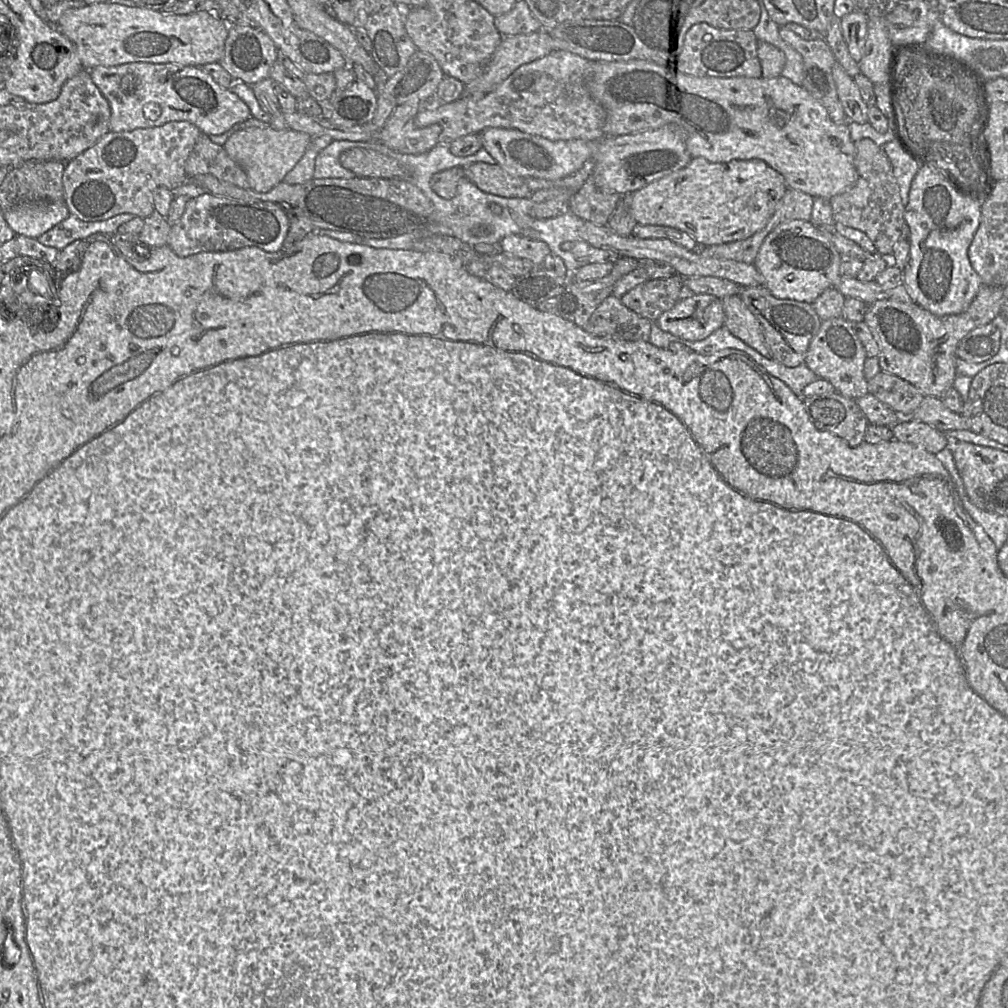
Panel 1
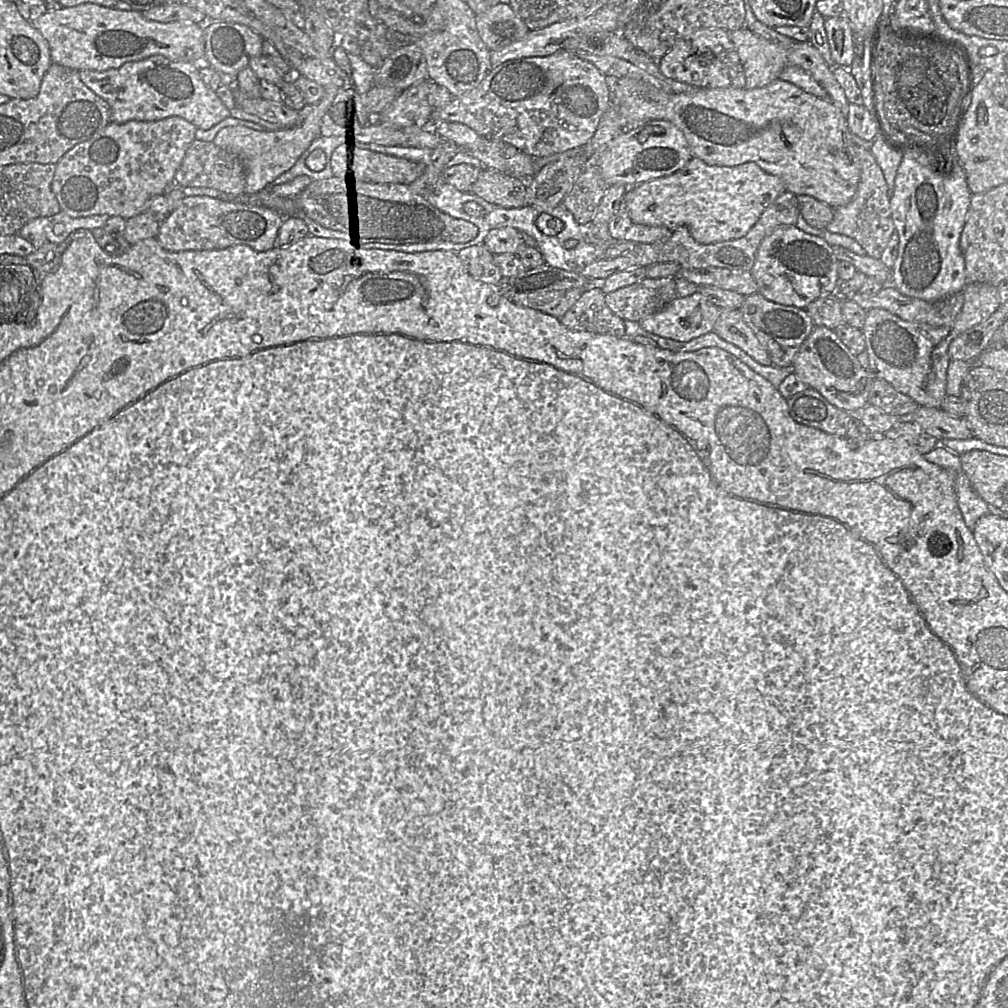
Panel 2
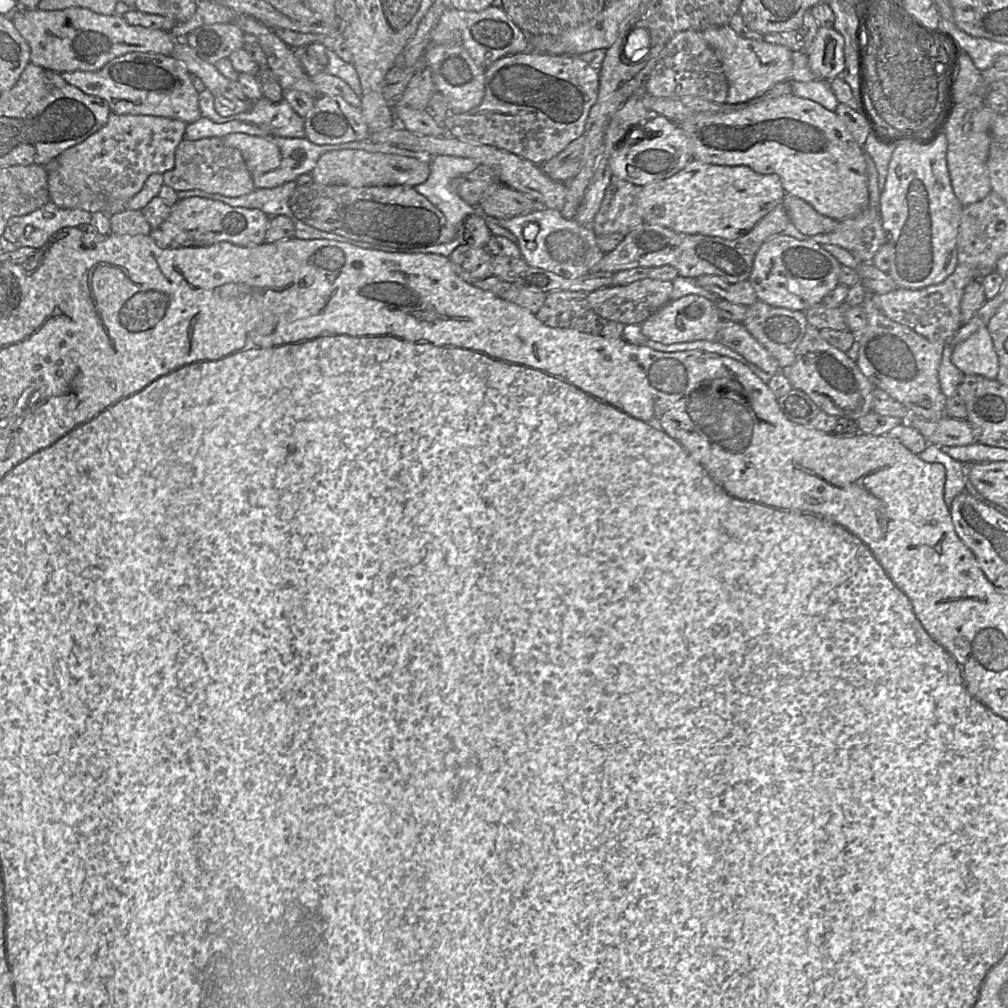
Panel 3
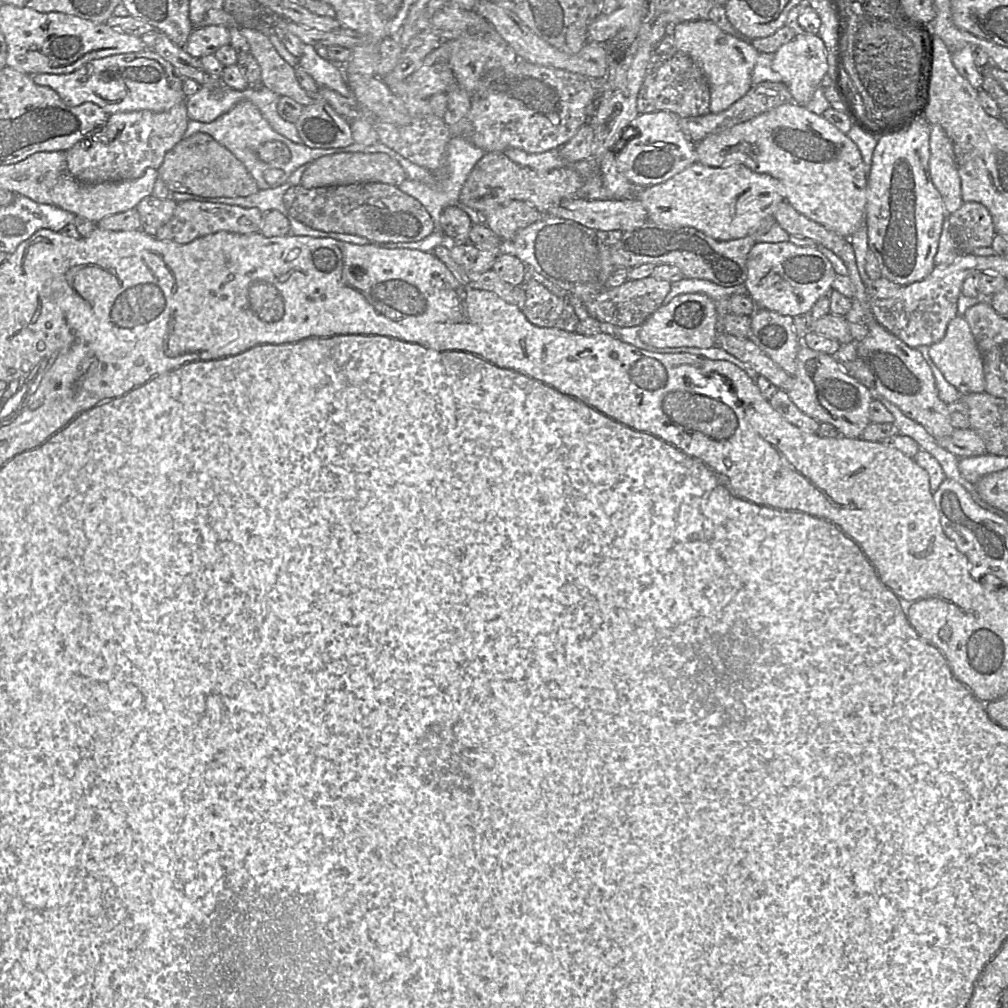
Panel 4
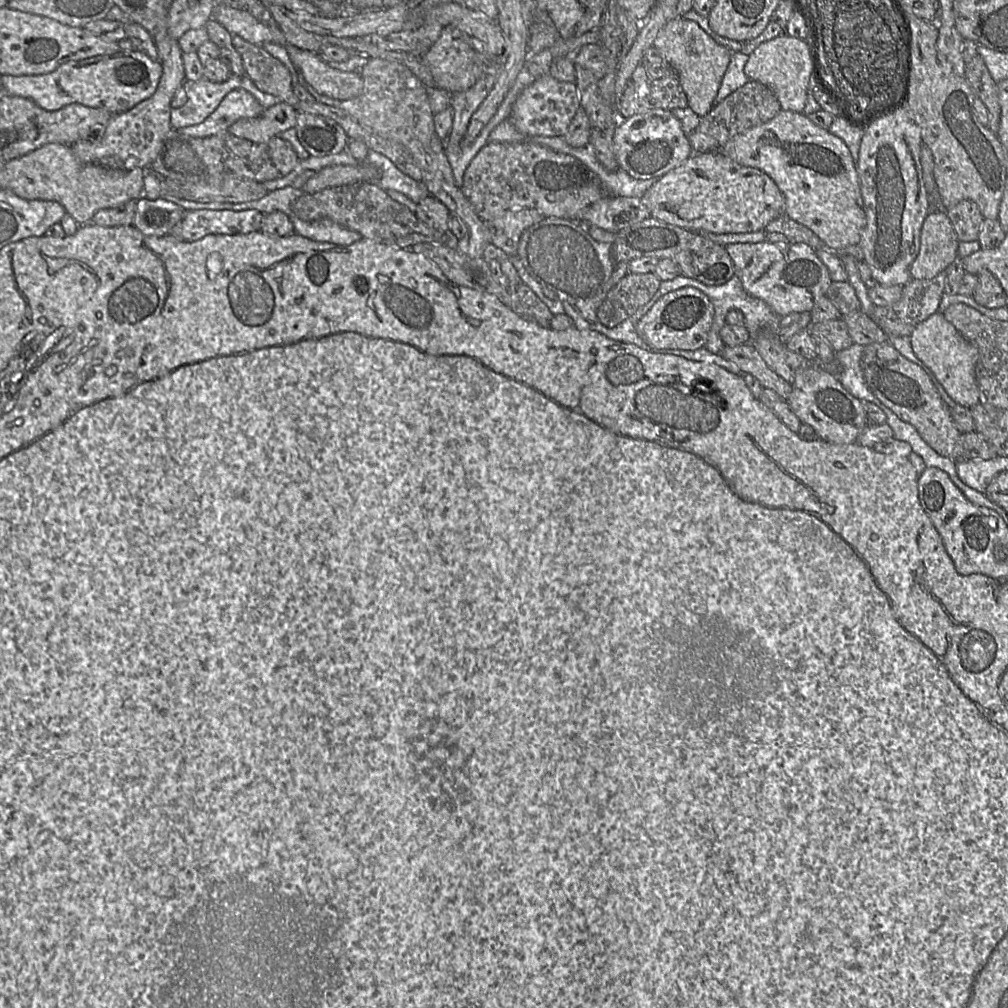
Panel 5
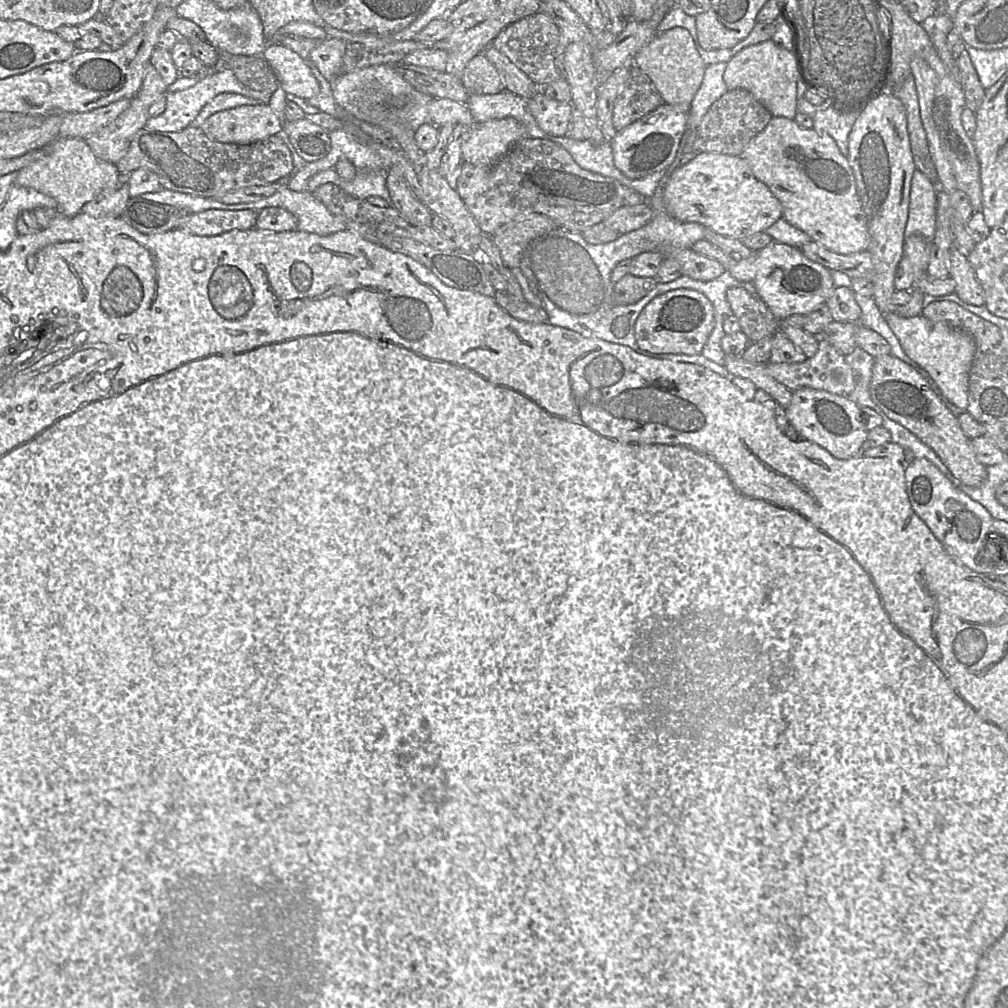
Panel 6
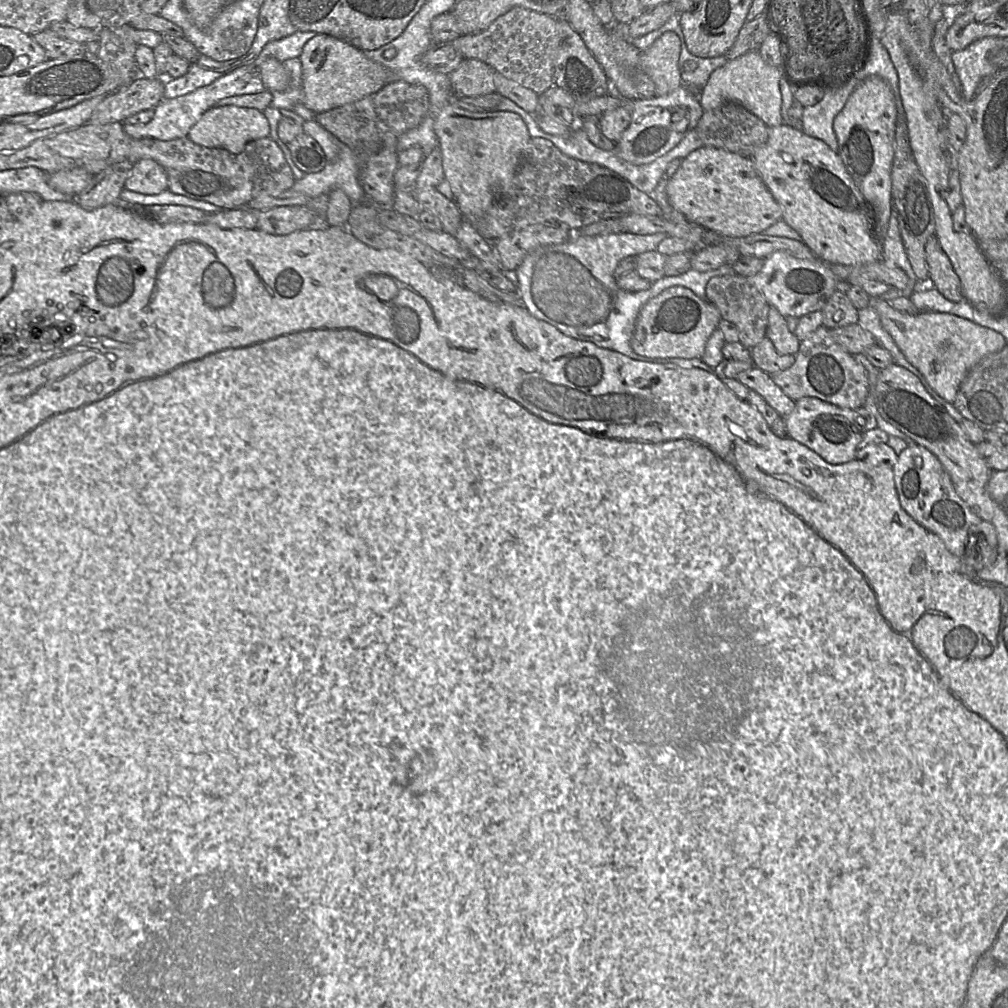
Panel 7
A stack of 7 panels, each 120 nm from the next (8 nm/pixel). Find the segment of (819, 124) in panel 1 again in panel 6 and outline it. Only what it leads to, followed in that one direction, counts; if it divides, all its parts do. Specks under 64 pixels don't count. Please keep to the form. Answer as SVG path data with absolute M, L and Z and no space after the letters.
M772 117L740 157L779 200L782 217L789 224L838 254L868 249L870 234L852 169L827 133L802 128L793 119Z

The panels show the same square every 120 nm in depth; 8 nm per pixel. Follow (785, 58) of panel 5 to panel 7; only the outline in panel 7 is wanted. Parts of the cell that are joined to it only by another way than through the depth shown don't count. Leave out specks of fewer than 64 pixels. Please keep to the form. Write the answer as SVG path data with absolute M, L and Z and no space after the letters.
M751 51L716 69L700 91L698 100L704 111L715 109L726 102L736 102L761 119L768 128L779 126L783 124L780 90L782 78L789 82L783 61L779 67L771 66L762 59L758 51Z

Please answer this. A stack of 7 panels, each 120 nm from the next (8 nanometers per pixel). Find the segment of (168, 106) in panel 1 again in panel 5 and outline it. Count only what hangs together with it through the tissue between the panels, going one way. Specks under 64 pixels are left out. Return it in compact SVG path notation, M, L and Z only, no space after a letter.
M122 50L111 55L69 61L47 74L1 75L1 82L9 94L29 99L47 111L78 103L118 114L151 97L158 86L162 72L161 63L152 60L145 53Z

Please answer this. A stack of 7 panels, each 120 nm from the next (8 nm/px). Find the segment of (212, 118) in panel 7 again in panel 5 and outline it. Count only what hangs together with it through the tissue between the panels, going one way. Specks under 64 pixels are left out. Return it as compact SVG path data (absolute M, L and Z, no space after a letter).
M280 101L264 109L258 117L237 120L228 128L228 133L255 143L263 143L294 128L296 120L297 111L289 104Z

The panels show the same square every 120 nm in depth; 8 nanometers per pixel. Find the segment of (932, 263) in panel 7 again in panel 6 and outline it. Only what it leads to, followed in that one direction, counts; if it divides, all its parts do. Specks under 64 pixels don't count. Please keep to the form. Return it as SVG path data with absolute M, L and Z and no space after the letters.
M954 246L950 249L949 277L954 279L956 283L954 293L961 300L975 306L985 304L985 293L974 268L967 261L966 256L962 255Z

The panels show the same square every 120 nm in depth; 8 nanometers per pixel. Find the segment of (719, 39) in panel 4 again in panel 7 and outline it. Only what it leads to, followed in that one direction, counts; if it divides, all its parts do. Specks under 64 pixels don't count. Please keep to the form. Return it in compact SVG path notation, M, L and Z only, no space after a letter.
M672 31L658 37L645 51L641 51L640 68L655 84L655 97L664 96L681 85L679 59L680 38Z

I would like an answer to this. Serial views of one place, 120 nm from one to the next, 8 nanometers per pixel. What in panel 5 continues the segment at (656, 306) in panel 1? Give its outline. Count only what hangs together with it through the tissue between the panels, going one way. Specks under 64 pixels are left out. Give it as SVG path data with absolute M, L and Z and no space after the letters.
M654 273L627 274L612 287L597 310L599 321L614 328L645 306L659 289L661 280Z

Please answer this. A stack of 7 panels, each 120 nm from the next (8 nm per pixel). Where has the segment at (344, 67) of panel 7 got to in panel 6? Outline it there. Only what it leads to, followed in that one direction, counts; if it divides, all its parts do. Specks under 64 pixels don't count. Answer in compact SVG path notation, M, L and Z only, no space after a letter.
M326 37L311 51L307 61L332 83L342 73L344 52L345 41L341 38Z

